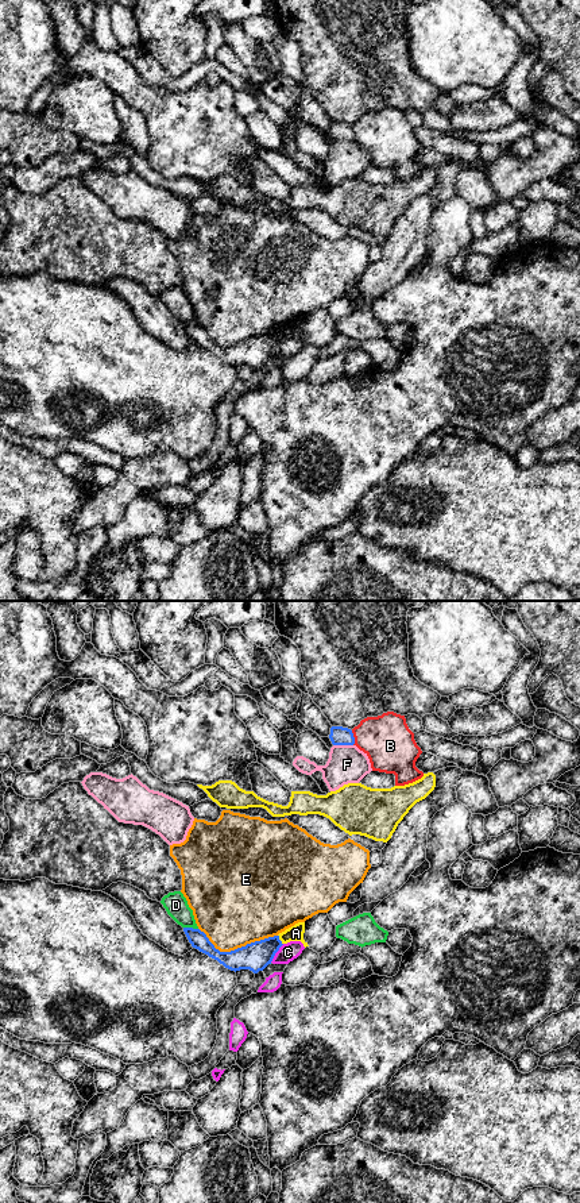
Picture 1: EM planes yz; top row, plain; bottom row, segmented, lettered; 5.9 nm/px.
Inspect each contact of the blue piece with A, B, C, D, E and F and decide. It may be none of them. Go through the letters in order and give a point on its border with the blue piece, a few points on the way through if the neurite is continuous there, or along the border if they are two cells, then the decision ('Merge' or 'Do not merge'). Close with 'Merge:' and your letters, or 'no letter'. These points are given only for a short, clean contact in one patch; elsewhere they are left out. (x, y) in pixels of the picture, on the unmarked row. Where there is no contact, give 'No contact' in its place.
A: Touches blue at yz (279, 335). Boundary: yz (278, 330), (282, 339). Do not merge
B: Touches blue at yz (354, 132). Do not merge
C: Touches blue at yz (275, 347). Do not merge
D: Touches blue at yz (190, 323). Do not merge
E: Touches blue at yz (236, 344). Do not merge
F: Touches blue at yz (343, 139). Do not merge
Merge: no letter

